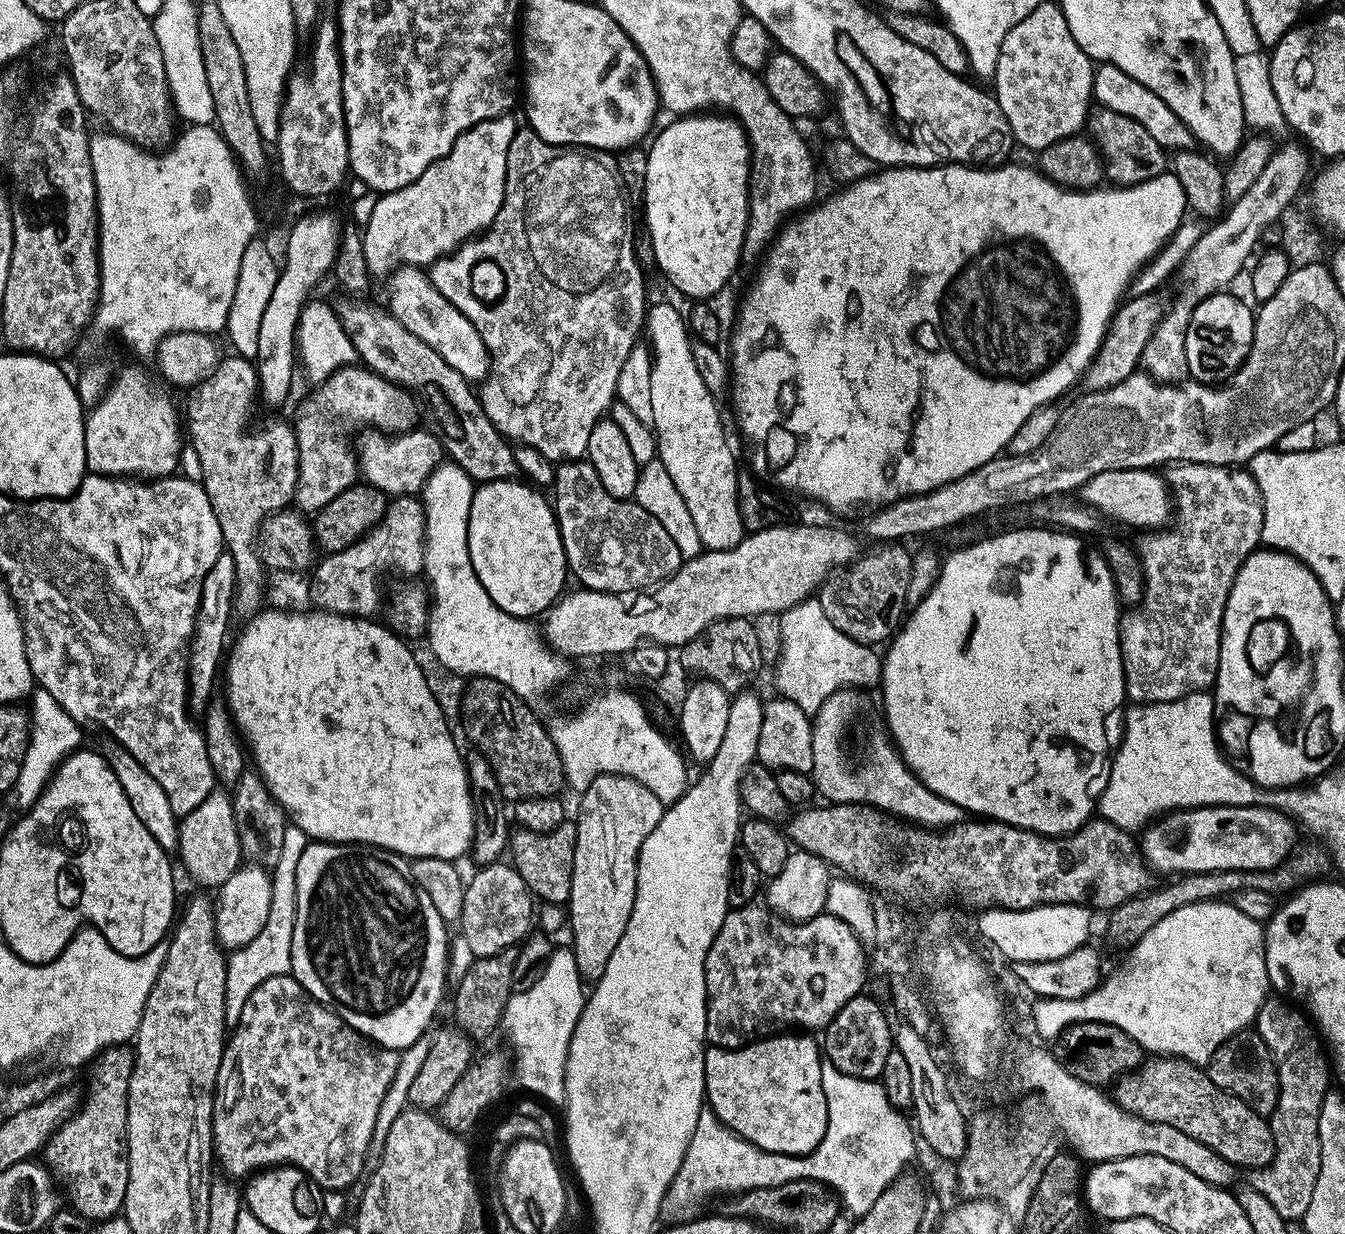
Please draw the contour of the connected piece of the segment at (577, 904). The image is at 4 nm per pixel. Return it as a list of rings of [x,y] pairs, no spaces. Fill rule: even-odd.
[[[599,776],[582,793],[576,825],[574,878],[566,905],[566,920],[572,924],[570,947],[585,981],[602,978],[614,946],[630,922],[636,897],[636,871],[642,842],[658,826],[665,804],[632,776]]]

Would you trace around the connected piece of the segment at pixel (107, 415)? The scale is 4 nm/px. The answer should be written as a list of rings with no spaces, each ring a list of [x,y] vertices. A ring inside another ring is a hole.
[[[136,366],[124,367],[119,376],[97,404],[92,406],[84,421],[84,449],[86,468],[97,476],[113,478],[163,478],[173,475],[182,456],[172,456],[172,444],[182,444],[182,428],[176,425],[178,412],[173,402],[159,392],[159,379],[153,372],[144,372]]]

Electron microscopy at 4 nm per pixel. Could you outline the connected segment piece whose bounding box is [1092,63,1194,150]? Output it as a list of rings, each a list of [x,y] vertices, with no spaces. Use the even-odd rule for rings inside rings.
[[[1101,63],[1093,71],[1092,94],[1095,103],[1101,109],[1116,111],[1118,114],[1125,115],[1126,118],[1132,118],[1135,122],[1141,123],[1147,133],[1165,150],[1188,150],[1193,147],[1194,137],[1191,130],[1177,118],[1174,110],[1170,110],[1170,106],[1166,106],[1166,102],[1162,102],[1162,98],[1158,98],[1154,90],[1146,90],[1142,82],[1134,82],[1134,78],[1118,70],[1118,66]]]

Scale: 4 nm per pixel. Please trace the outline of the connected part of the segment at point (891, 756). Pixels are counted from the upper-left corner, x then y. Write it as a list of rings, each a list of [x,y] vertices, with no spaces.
[[[853,687],[840,688],[822,702],[812,720],[814,766],[810,775],[816,783],[817,793],[833,804],[868,804],[905,822],[922,822],[923,827],[929,830],[943,830],[961,823],[966,816],[964,809],[929,790],[910,771],[899,751],[887,739],[866,745],[864,752],[858,753],[856,760],[852,760],[844,735],[860,716],[860,707],[864,704],[860,696],[863,695]]]

